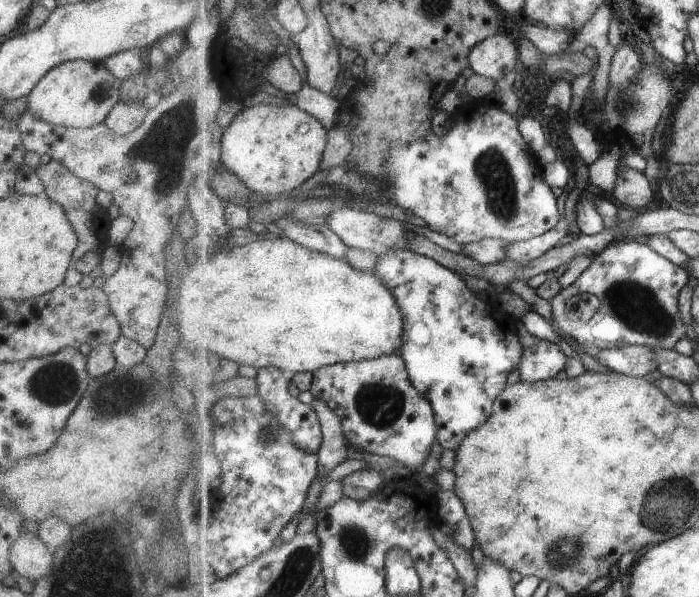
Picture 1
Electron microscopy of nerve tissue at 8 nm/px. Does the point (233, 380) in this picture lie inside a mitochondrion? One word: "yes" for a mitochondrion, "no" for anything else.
no

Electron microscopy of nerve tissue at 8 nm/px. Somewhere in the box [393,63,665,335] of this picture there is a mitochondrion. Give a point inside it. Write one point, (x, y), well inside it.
(491, 168)

